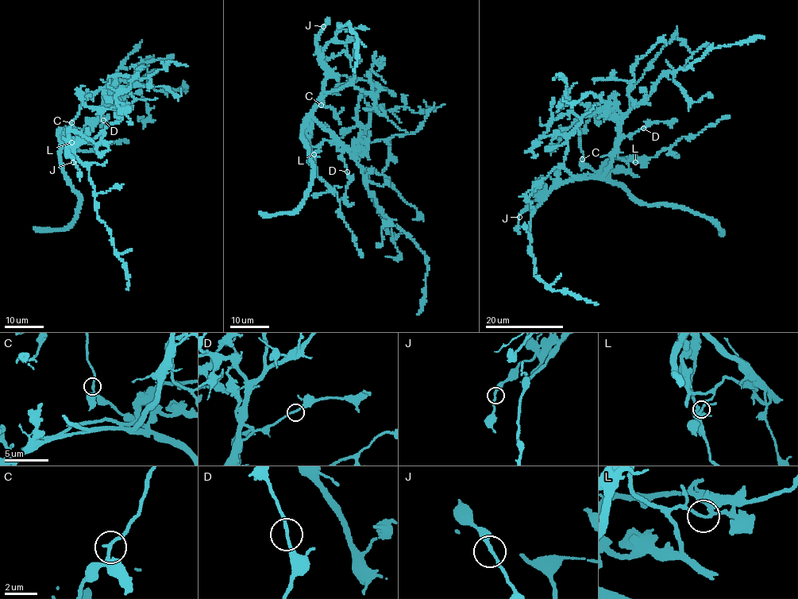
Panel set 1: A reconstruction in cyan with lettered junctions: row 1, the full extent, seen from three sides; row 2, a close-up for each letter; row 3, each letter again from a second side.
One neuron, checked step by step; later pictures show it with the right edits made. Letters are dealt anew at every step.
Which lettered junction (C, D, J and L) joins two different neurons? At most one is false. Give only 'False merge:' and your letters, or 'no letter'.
False merge: L

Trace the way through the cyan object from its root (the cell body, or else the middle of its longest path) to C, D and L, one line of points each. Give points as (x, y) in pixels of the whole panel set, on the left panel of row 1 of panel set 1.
C: (71, 144), (67, 145), (61, 139), (71, 122)
D: (71, 144), (86, 136), (87, 129), (97, 121), (103, 120)
L: (71, 144), (63, 147), (61, 141), (66, 147), (71, 142)

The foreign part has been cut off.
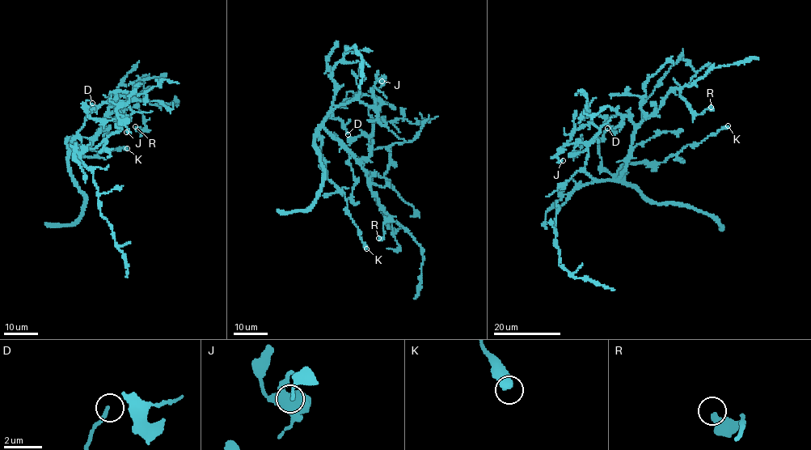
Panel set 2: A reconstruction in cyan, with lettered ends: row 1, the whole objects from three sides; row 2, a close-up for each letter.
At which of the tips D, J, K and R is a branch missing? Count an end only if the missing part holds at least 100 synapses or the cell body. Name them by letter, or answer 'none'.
none

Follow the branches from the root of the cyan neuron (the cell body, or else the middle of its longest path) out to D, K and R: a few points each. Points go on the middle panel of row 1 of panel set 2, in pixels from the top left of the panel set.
D: (327, 129), (321, 127), (317, 130), (325, 119), (337, 118), (341, 120), (348, 134)
K: (327, 129), (321, 127), (318, 131), (322, 140), (323, 168), (327, 178), (344, 193), (348, 214), (366, 248)
R: (327, 129), (346, 147), (365, 170), (371, 190), (382, 210), (390, 215), (383, 224), (383, 237), (378, 238)

